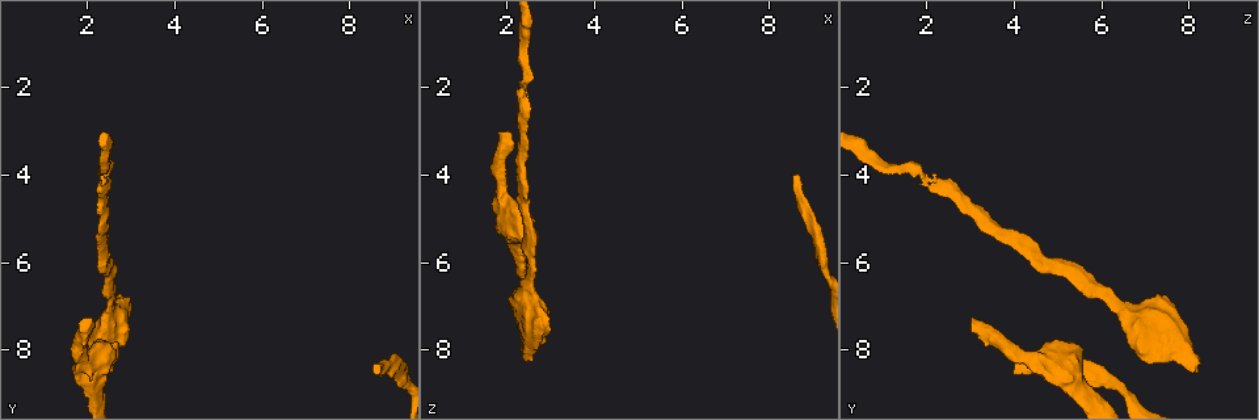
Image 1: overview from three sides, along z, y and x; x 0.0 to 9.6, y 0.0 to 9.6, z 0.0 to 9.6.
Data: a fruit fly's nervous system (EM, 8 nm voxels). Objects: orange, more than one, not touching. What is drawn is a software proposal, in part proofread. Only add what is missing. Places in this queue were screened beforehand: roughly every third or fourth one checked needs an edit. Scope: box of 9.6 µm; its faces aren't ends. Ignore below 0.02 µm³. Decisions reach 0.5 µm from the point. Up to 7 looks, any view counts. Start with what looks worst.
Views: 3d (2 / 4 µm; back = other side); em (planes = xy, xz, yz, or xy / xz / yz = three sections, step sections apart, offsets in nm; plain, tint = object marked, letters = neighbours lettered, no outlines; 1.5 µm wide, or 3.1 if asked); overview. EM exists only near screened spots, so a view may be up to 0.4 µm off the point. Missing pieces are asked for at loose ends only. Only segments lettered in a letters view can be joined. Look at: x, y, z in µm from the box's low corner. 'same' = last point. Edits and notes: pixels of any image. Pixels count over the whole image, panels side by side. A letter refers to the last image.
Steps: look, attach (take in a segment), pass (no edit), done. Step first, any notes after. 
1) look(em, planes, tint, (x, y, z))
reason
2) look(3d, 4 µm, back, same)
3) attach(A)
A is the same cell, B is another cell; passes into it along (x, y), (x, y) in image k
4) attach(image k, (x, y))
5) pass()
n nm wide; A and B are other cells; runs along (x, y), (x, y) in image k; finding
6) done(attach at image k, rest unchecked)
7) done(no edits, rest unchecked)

look(3d, 4 µm, back, (2.70, 7.90, 5.40))
stops while still wide

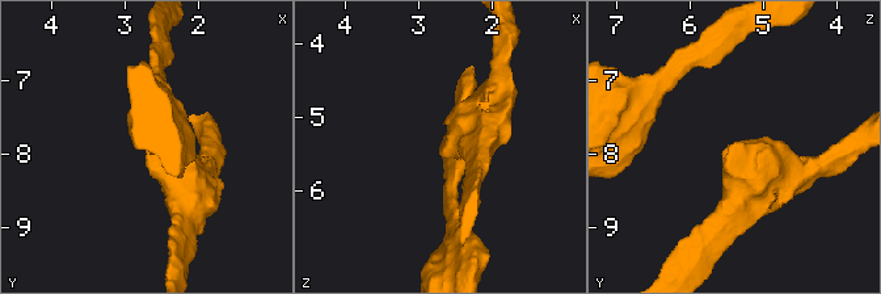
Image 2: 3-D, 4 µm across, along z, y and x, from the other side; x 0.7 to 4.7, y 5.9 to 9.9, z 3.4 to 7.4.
look(em, planes, tint, (2.70, 7.90, 5.45))

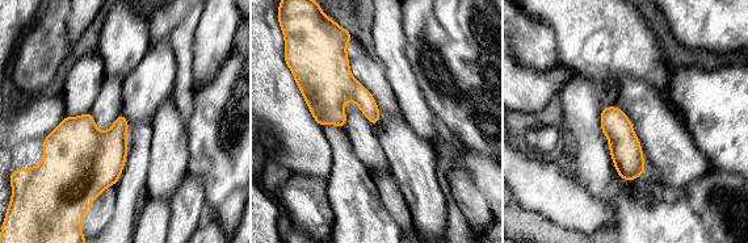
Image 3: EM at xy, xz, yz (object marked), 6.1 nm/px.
look(em, planes, letters, same)

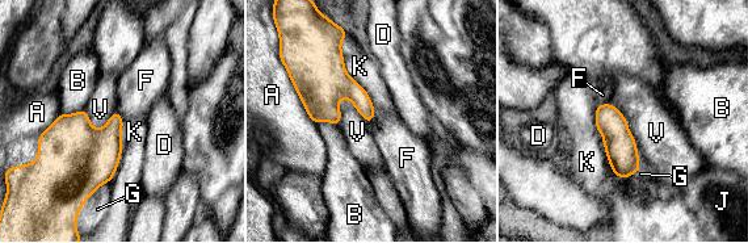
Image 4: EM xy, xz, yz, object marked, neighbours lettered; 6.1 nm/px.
pass()
A, B, D, F, G, J, K and V are other cells; border along (375, 109), (370, 122) in image 4; no lettered segment goes on from it

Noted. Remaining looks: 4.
look(em, xy, step 8, letters, (2.15, 7.30, 3.00))
an open end

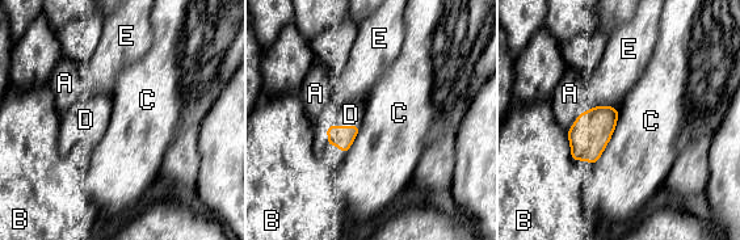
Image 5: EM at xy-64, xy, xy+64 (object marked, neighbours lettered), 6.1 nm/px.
look(em, planes, letters, same)
another direction

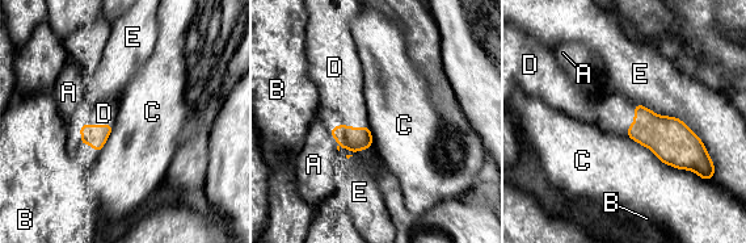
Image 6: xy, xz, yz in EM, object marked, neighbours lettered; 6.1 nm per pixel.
attach(D)
D is the same cell, A, B, C and E are other cells; the neuron continues

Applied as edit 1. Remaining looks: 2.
look(em, planes, letters, (2.90, 6.85, 7.25))
thick end

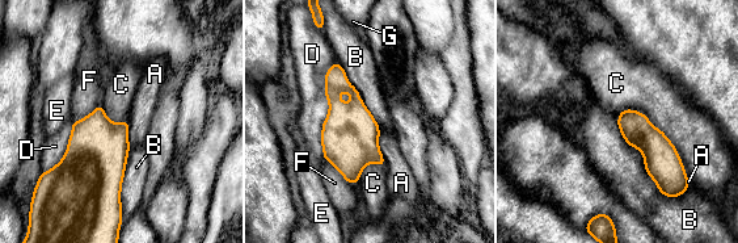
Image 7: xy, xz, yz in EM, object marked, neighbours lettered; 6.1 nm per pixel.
pass()
A, B, C, D, E, F and G are other cells; border along (618, 113), (620, 134), (671, 197) in image 7; no lettered segment goes on from it

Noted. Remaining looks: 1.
done(attach at image 6, rest unchecked)

